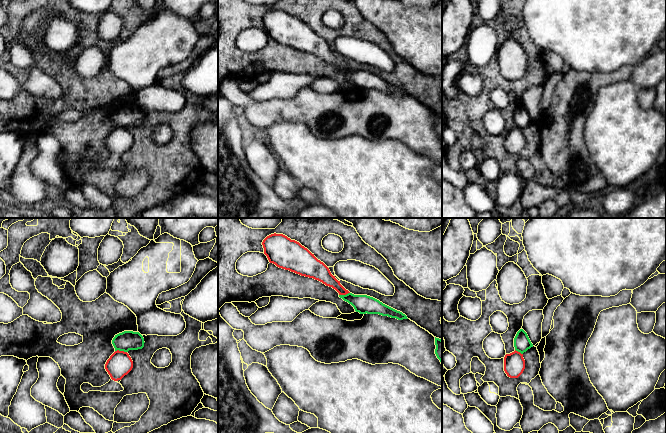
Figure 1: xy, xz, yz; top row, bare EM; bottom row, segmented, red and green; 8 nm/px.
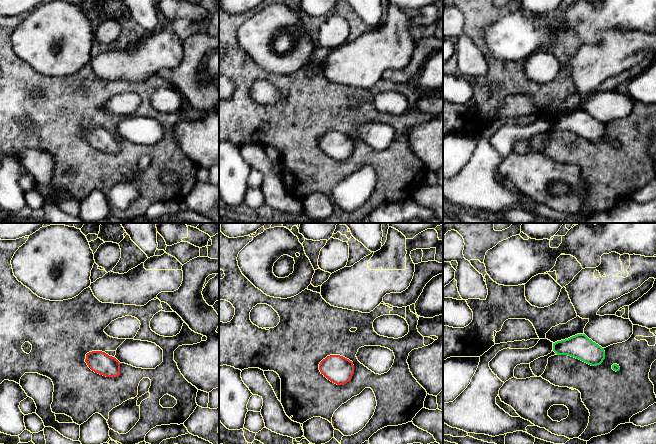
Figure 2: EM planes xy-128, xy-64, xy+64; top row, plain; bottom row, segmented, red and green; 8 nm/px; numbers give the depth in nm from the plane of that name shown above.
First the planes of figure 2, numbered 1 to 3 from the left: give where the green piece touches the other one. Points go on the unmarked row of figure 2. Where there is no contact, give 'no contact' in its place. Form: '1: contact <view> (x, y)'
1: no contact
2: no contact
3: no contact

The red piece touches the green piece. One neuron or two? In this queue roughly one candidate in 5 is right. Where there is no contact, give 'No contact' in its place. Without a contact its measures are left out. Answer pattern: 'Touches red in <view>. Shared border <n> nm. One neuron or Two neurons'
Touches red in xy. Shared border 100 nm. Two neurons

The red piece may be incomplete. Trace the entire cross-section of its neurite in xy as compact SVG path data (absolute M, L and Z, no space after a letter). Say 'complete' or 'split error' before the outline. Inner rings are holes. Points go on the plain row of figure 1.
split error; M115 127L105 140L105 145L110 151L111 155L108 159L101 163L93 163L89 159L83 159L81 161L81 166L84 169L89 167L101 167L101 168L120 168L124 164L118 156L121 156L125 151L127 151L133 144L133 137L129 130L124 127Z

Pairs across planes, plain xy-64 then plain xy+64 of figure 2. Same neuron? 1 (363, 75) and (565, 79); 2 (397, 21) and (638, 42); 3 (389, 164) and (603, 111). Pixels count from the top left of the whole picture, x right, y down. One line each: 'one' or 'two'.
1: two
2: one
3: two

